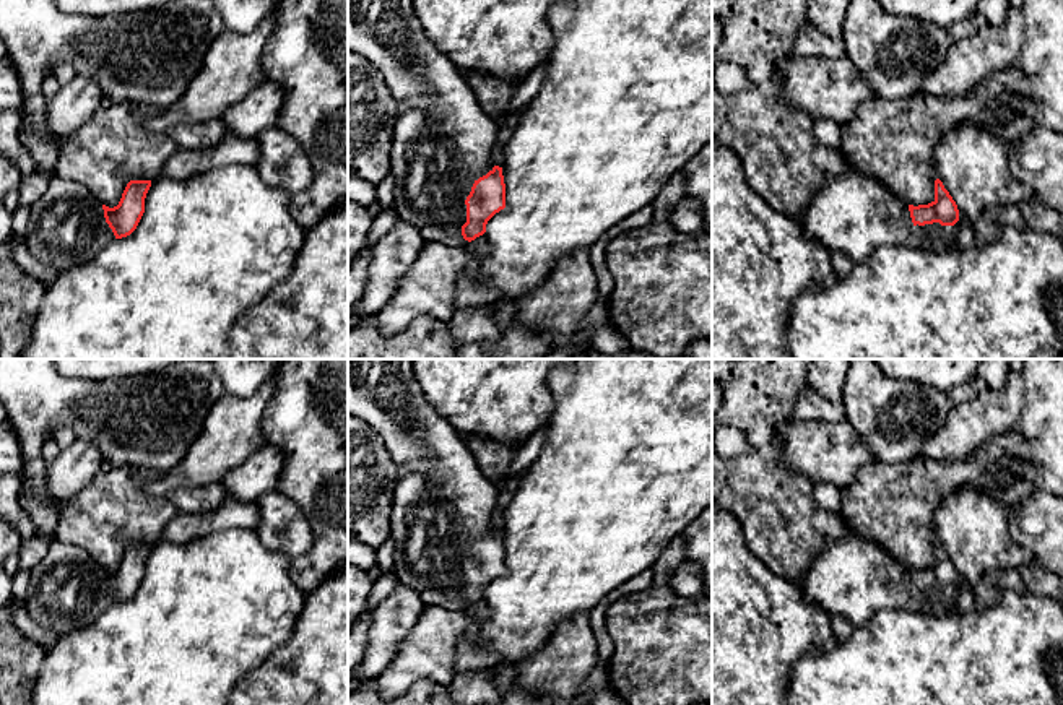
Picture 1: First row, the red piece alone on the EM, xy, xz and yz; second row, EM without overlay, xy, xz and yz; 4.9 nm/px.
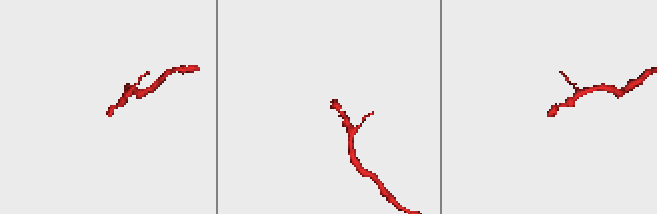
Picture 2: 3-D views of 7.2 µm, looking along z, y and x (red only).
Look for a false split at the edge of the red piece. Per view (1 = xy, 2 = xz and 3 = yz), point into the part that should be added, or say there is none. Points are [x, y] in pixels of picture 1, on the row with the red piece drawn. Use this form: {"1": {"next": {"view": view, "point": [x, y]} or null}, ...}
{"1": {"next": {"view": "xy", "point": [67, 228]}}, "2": {"next": {"view": "xz", "point": [442, 142]}}, "3": {"next": {"view": "yz", "point": [854, 213]}}}

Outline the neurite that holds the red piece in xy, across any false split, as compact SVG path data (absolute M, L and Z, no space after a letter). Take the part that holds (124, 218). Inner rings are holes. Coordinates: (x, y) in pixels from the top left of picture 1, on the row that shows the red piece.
M52 177L44 195L31 206L28 249L39 263L59 273L81 266L94 258L114 239L130 236L143 213L151 180L130 180L117 206L99 203L83 184L63 177Z

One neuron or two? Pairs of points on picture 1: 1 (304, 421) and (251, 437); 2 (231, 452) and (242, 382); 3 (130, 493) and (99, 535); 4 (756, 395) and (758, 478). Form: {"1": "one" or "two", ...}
{"1": "two", "2": "two", "3": "one", "4": "one"}

